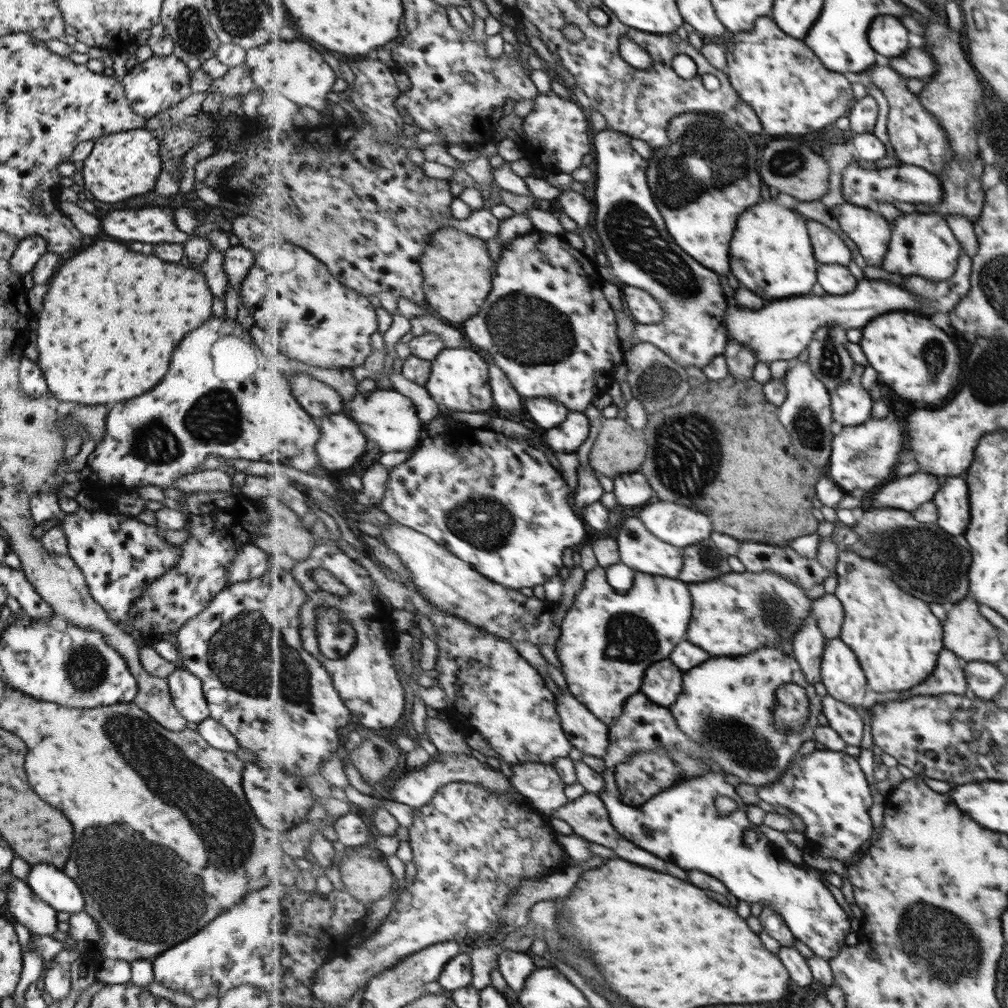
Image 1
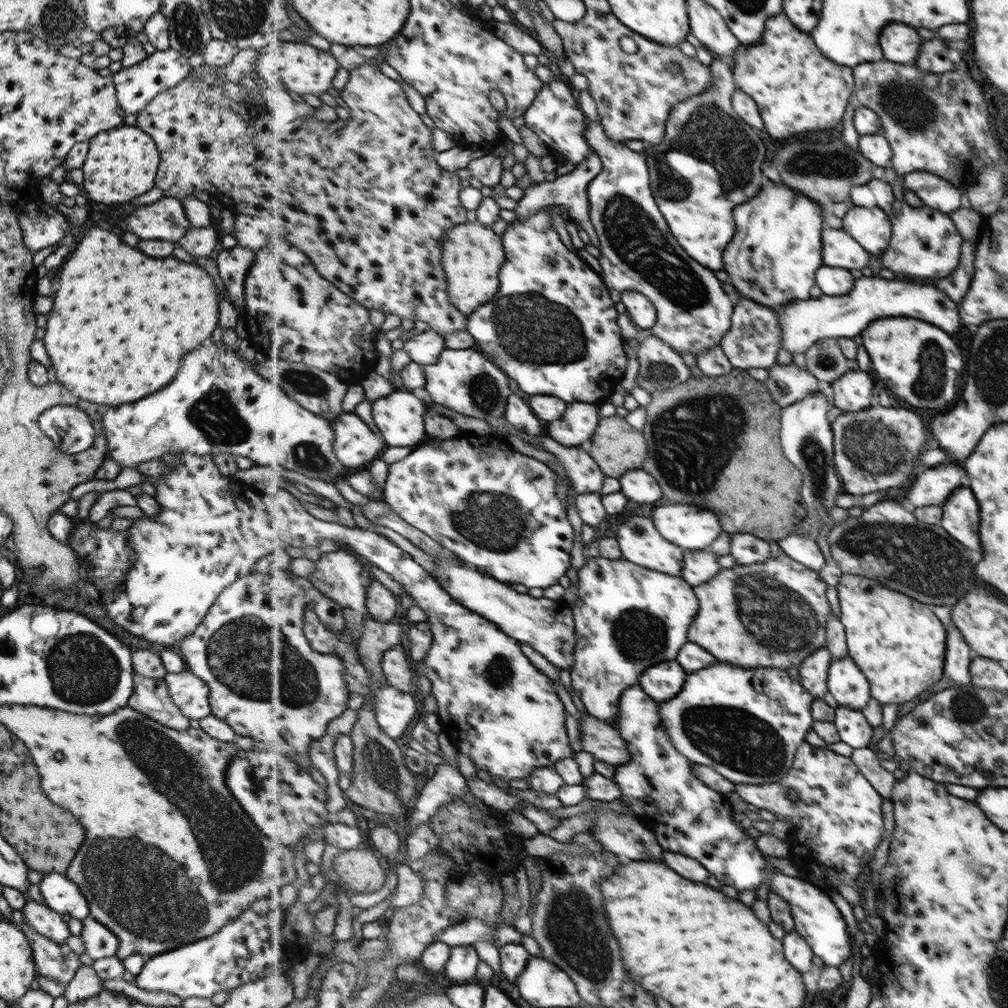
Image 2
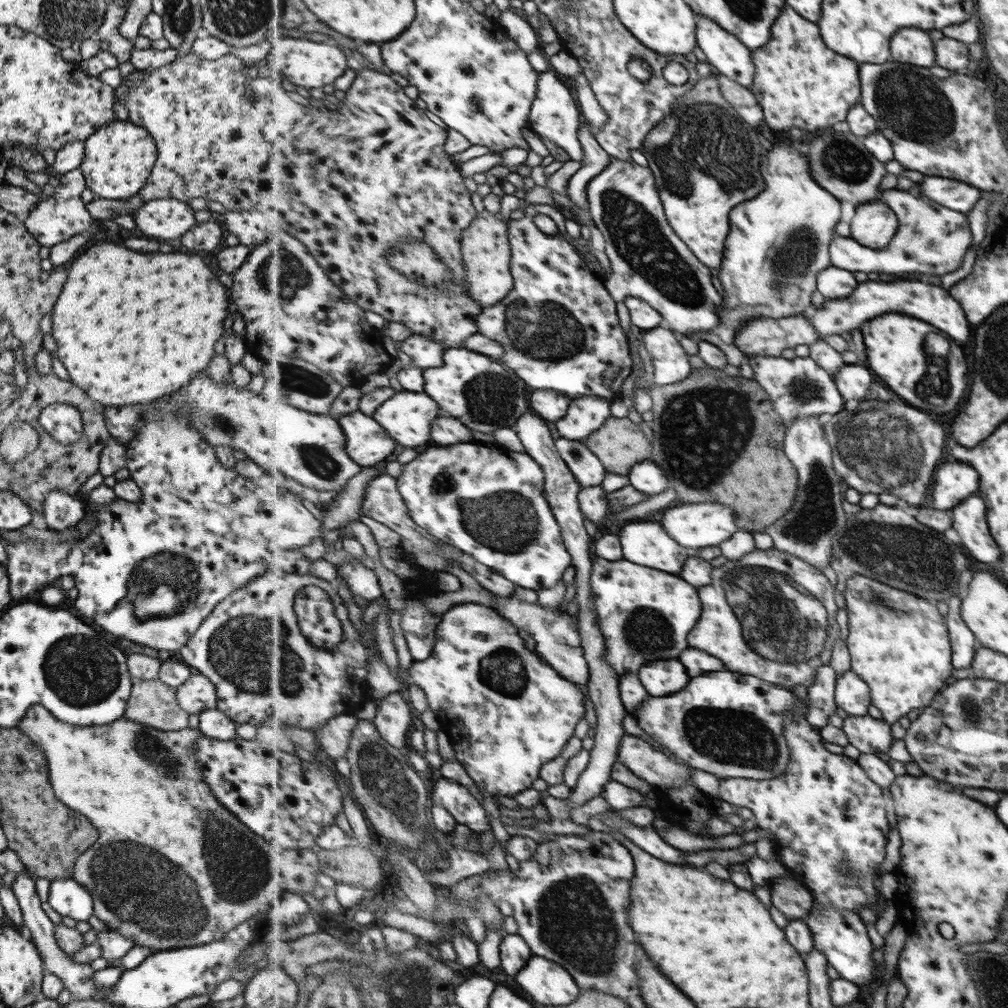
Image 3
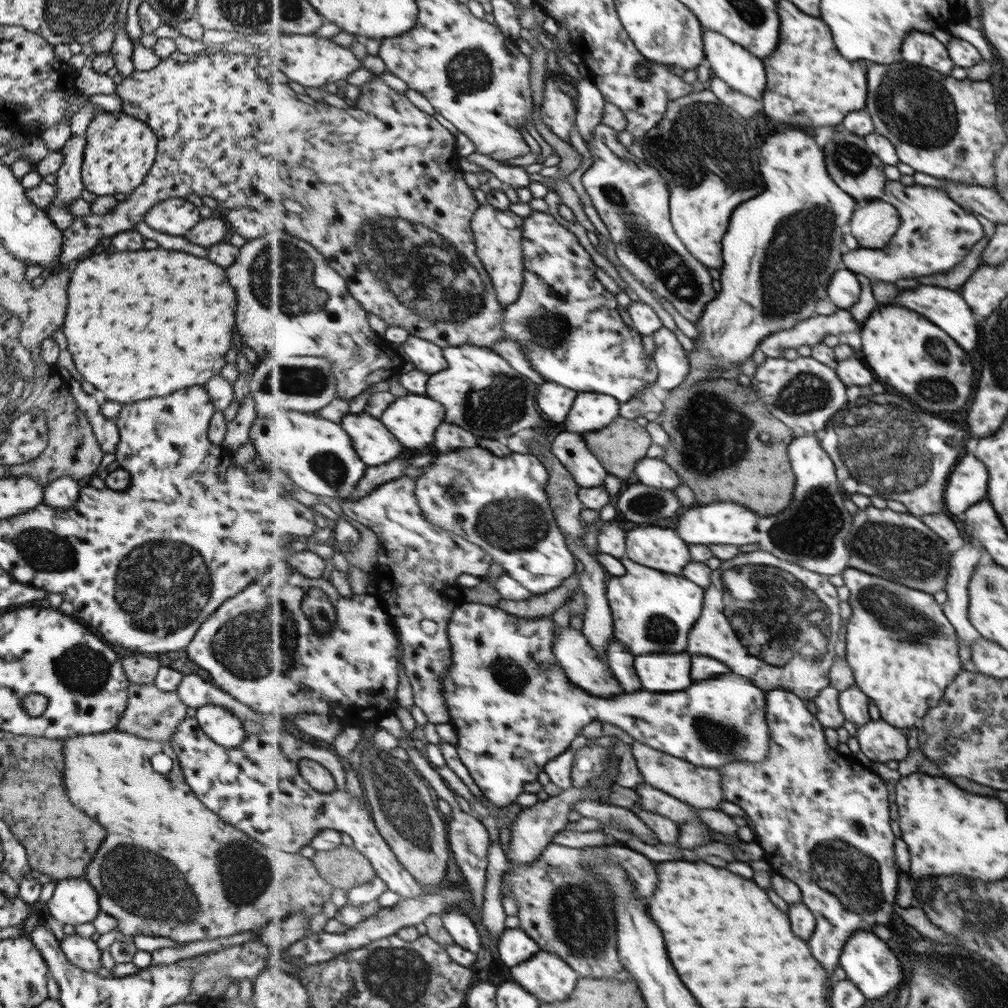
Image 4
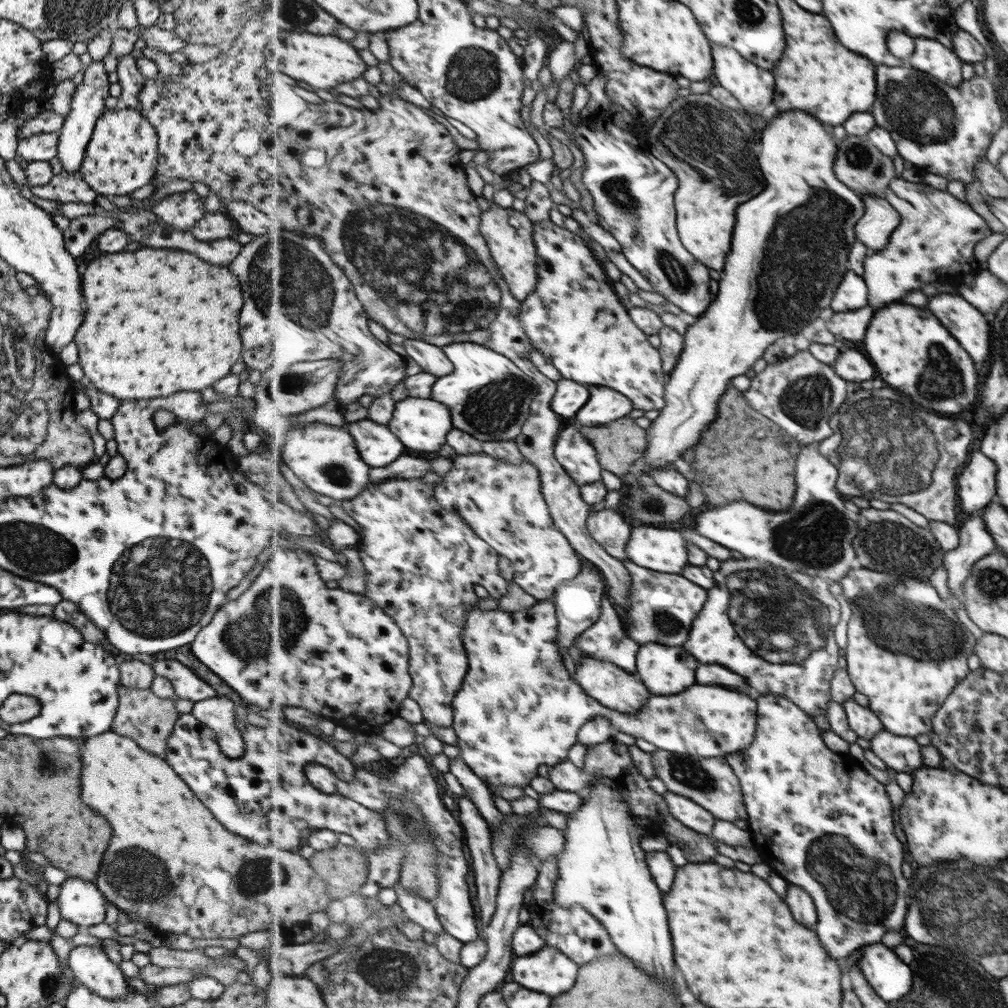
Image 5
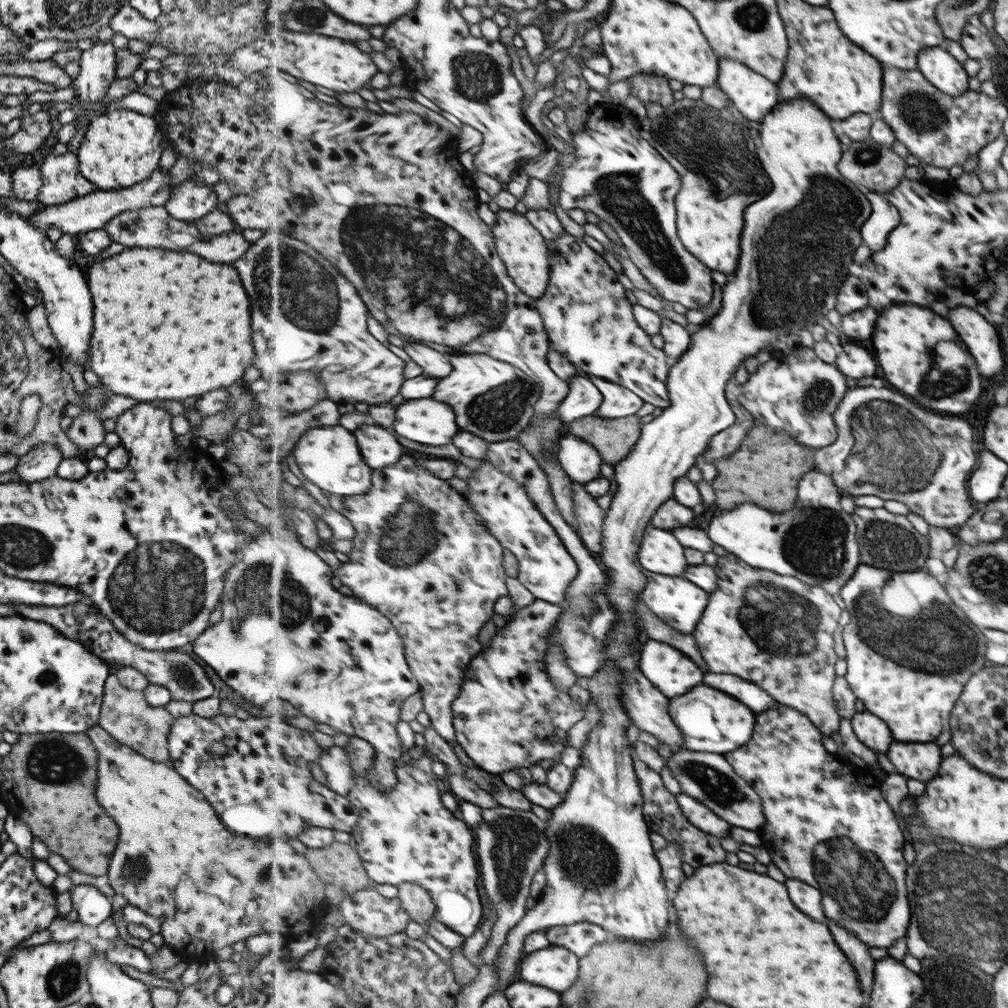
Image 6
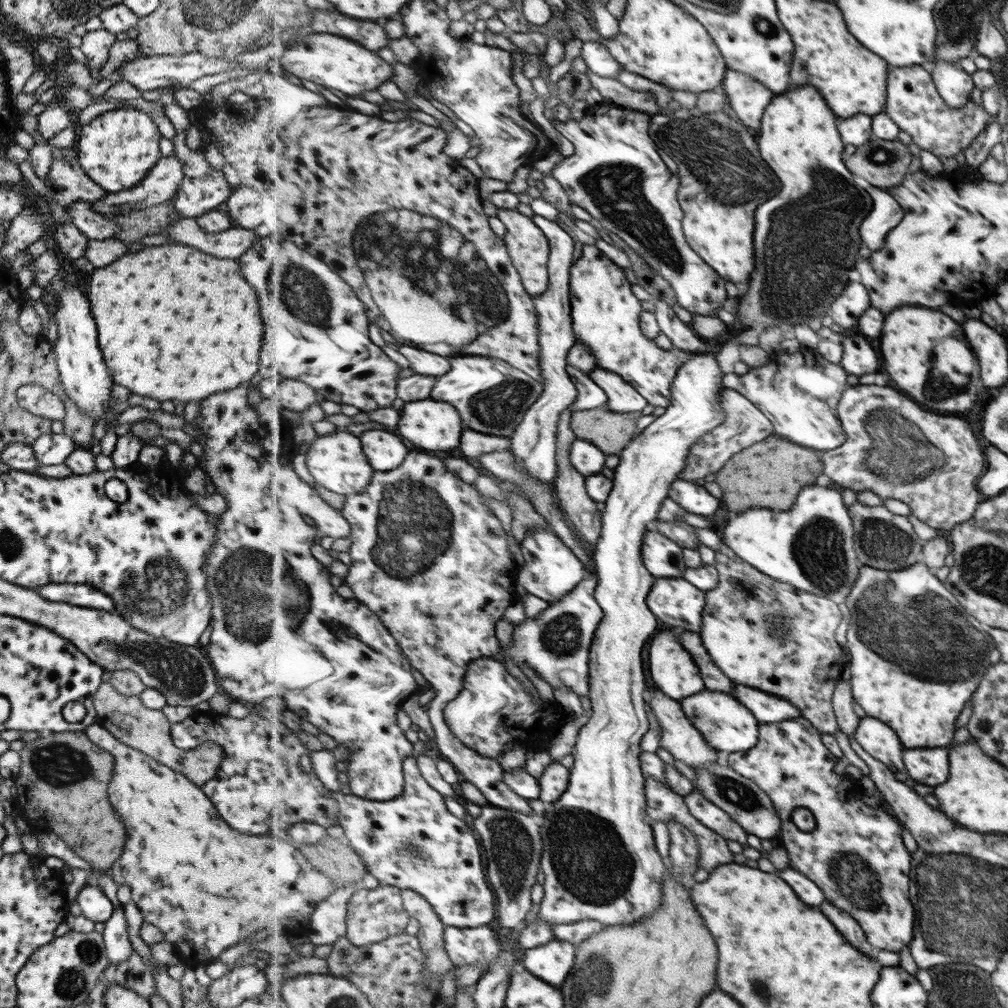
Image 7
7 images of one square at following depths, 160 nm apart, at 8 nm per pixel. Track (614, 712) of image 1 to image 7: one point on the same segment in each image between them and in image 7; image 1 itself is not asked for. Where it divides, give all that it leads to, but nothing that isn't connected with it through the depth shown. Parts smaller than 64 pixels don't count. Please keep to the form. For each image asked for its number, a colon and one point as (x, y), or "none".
2: (628, 618)
3: (646, 614)
4: (641, 599)
5: (663, 607)
6: (681, 603)
7: (677, 602)

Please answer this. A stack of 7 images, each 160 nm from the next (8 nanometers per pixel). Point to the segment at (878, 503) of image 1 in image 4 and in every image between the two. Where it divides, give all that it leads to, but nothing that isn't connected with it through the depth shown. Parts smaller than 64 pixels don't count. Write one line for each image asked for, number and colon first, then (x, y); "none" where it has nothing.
2: (931, 488)
3: (956, 482)
4: (966, 486)

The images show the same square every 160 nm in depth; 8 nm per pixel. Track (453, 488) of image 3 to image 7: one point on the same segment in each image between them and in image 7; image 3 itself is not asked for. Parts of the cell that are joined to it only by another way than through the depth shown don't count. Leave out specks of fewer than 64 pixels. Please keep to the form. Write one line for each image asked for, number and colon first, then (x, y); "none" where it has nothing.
4: (501, 504)
5: (503, 502)
6: (546, 568)
7: (551, 569)

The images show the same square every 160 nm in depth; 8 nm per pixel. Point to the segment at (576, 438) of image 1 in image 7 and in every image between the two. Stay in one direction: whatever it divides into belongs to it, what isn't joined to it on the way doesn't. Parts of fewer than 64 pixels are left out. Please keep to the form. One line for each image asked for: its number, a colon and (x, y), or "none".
2: (581, 420)
3: (586, 415)
4: (593, 411)
5: (606, 405)
6: (618, 401)
7: (623, 397)

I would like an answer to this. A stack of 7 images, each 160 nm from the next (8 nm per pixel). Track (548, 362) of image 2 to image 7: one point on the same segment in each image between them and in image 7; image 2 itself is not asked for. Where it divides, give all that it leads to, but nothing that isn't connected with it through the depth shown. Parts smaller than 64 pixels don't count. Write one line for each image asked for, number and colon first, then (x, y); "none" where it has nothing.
3: (560, 327)
4: (569, 324)
5: (574, 318)
6: (587, 316)
7: (606, 314)

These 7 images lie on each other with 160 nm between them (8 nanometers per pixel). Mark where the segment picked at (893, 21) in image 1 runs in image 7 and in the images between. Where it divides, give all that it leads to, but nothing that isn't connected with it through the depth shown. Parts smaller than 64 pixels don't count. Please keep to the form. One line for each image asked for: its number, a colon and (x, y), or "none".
2: (901, 43)
3: (912, 45)
4: (920, 48)
5: (930, 57)
6: (942, 70)
7: (954, 85)

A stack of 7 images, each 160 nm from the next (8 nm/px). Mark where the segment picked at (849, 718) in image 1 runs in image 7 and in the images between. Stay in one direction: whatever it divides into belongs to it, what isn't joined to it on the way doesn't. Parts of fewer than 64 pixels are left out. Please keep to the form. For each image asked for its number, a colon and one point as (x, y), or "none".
2: (855, 731)
3: (869, 735)
4: (879, 741)
5: (903, 754)
6: (920, 761)
7: (929, 766)

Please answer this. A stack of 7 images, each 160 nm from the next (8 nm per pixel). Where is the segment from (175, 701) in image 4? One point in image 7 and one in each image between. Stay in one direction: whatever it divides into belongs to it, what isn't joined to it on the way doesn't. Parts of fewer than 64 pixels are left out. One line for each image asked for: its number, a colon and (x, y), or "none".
5: (140, 716)
6: (124, 714)
7: (146, 730)

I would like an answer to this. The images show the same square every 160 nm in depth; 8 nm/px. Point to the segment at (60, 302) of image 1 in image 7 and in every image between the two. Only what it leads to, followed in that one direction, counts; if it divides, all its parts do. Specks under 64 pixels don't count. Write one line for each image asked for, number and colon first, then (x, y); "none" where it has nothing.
2: (116, 332)
3: (129, 328)
4: (140, 324)
5: (156, 322)
6: (167, 325)
7: (173, 324)

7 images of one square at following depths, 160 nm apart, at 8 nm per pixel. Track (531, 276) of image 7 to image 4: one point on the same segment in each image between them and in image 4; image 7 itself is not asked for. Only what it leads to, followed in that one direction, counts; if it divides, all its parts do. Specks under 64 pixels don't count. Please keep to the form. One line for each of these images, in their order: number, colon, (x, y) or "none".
4: (500, 248)
5: (514, 249)
6: (521, 245)

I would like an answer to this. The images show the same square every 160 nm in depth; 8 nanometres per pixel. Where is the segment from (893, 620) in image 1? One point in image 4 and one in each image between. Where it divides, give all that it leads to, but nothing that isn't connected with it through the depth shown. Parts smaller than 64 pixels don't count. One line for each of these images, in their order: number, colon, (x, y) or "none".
2: (897, 641)
3: (898, 642)
4: (905, 679)

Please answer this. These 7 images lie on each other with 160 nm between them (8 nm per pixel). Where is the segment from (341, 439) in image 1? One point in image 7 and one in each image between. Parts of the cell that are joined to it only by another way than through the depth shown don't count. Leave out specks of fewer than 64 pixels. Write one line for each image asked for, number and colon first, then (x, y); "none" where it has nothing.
2: (358, 445)
3: (367, 440)
4: (373, 441)
5: (379, 445)
6: (381, 449)
7: (386, 451)

